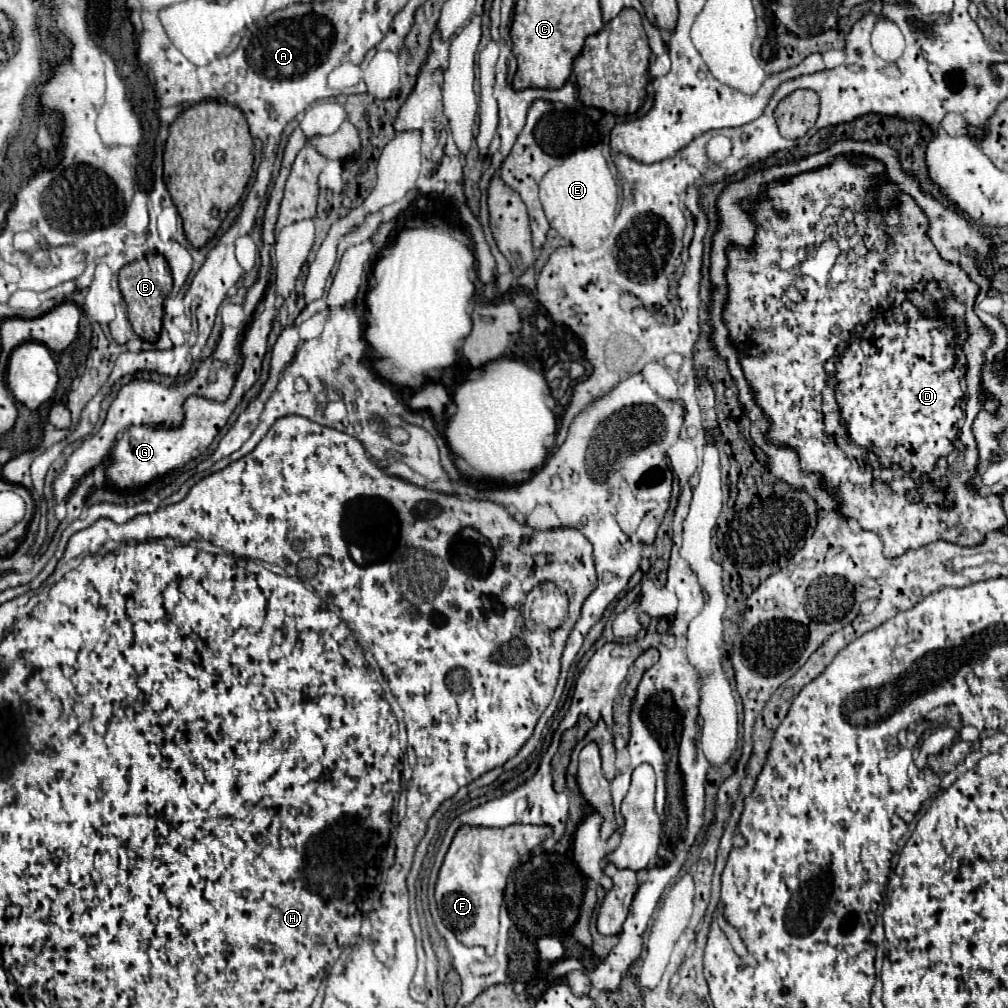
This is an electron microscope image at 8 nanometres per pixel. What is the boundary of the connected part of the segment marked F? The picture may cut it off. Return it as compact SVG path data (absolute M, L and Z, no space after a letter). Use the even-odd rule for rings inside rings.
M460 825L440 867L434 897L444 925L454 931L462 945L480 945L488 955L494 953L498 941L498 909L506 879L520 865L520 857L550 835L550 825L508 825L504 829Z

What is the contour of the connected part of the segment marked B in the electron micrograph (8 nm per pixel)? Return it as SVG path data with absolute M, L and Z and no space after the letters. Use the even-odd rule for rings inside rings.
M148 255L144 259L138 259L130 265L126 265L124 269L120 269L118 275L118 285L122 291L122 297L128 305L128 321L134 329L134 333L144 339L144 341L158 341L160 329L162 329L162 303L166 299L166 295L172 291L173 279L168 269L168 263L162 255Z

